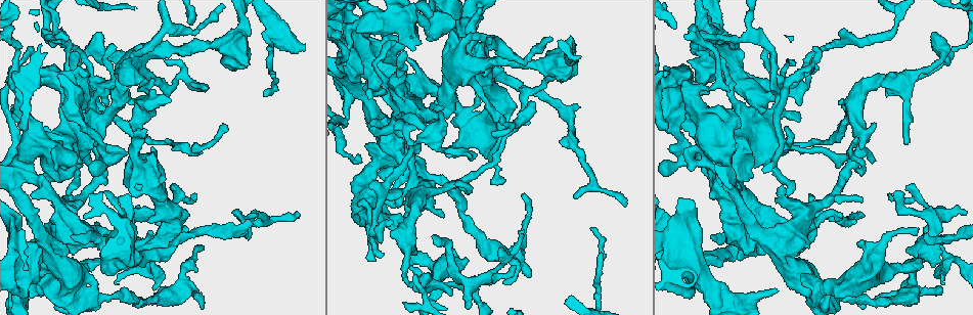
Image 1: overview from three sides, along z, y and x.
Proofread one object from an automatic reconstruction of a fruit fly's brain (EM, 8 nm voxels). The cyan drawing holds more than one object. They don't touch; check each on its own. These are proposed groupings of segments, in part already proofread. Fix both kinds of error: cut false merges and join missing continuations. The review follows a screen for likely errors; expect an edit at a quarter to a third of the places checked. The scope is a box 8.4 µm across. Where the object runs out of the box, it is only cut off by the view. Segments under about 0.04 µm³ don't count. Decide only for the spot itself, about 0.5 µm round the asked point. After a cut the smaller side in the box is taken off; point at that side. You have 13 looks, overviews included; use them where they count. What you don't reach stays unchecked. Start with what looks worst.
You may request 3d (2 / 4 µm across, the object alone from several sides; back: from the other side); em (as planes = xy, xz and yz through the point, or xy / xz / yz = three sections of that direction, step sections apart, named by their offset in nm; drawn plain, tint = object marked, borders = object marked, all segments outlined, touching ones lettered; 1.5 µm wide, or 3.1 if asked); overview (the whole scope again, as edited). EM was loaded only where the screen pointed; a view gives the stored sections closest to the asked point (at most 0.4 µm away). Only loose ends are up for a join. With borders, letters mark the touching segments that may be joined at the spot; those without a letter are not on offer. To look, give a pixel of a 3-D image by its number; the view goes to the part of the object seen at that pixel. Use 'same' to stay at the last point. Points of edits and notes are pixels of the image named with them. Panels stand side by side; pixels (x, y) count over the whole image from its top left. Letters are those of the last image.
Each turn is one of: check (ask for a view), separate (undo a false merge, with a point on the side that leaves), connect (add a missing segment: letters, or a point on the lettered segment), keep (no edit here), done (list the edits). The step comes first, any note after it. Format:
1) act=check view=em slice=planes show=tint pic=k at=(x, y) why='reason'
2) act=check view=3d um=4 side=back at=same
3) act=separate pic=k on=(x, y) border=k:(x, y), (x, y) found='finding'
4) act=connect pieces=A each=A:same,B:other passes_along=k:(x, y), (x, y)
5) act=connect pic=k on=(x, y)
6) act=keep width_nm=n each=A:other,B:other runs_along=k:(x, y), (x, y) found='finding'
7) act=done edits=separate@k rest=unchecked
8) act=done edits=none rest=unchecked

act=check view=3d um=4 pic=1 at=(573, 197) why='tapers out'

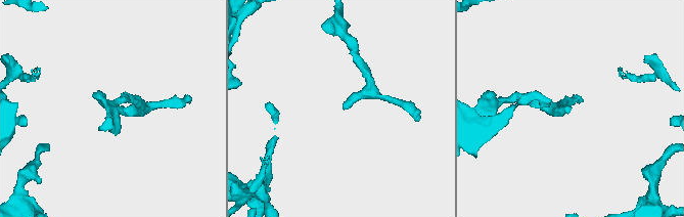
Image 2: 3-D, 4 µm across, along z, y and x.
act=check view=em slice=planes show=borders pic=2 at=(570, 109)

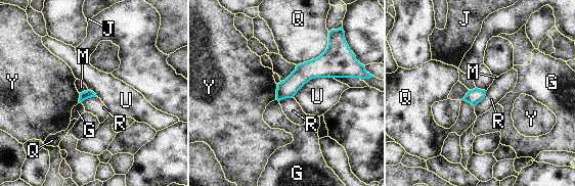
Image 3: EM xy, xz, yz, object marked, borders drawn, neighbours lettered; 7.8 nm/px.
act=keep each=G:other,J:other,M:other,Q:other,R:other,U:other,Y:other runs_along=3:(344, 75), (307, 71), (278, 97) found='no lettered segment goes on from it'

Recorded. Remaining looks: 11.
act=check view=3d um=2 pic=1 at=(904, 144) why='an open end'

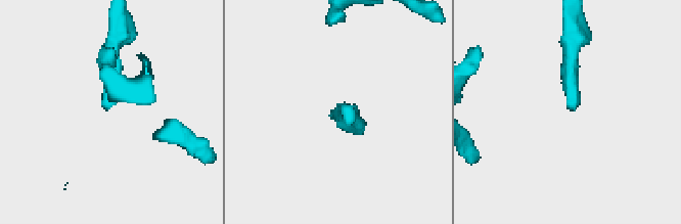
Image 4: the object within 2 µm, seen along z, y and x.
act=check view=em slice=planes show=borders pic=4 at=(106, 110)

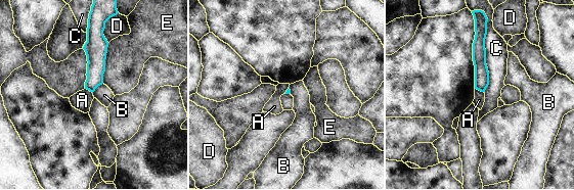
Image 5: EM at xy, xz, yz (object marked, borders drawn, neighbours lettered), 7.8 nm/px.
act=keep each=A:other,B:other,C:other,D:other,E:other runs_along=5:(95, 31), (95, 73), (91, 88) found='no lettered segment goes on from it'

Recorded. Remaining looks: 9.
act=check view=3d um=4 pic=1 at=(885, 95)

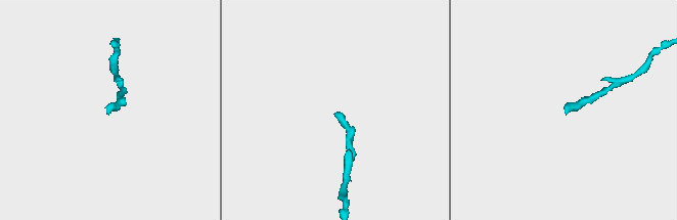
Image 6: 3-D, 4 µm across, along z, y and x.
act=check view=em slice=planes show=borders pic=6 at=(106, 112) why='shape alone is not enough'

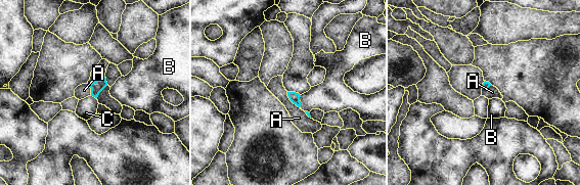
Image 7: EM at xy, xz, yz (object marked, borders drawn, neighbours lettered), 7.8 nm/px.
act=connect pieces=C each=A:other,B:other,C:same passes_along=7:(97, 86), (93, 96), (87, 107) found='the neuron continues'

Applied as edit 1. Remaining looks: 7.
act=check view=3d um=4 pic=1 at=(535, 103) why='branch stops here'

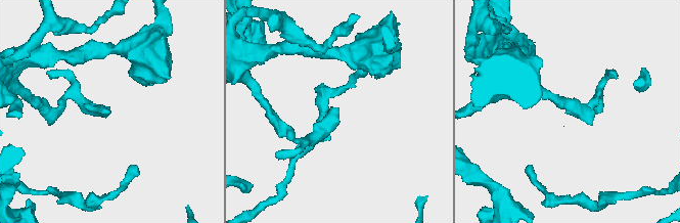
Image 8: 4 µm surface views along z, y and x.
act=check view=em slice=xy step=8 show=borders pic=8 at=(110, 110) why='need the tissue'

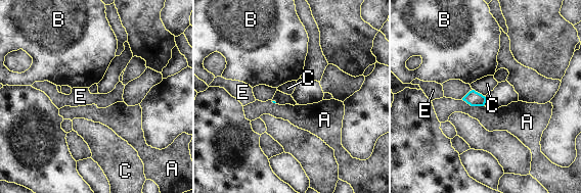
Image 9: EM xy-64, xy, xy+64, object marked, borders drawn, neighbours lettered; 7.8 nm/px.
act=keep each=A:other,B:other,C:other,E:other border=9:(473, 89), (484, 96) found='no lettered segment goes on from it'

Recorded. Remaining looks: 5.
act=check view=em slice=planes show=borders pic=1 at=(449, 296) why='branch stops here'

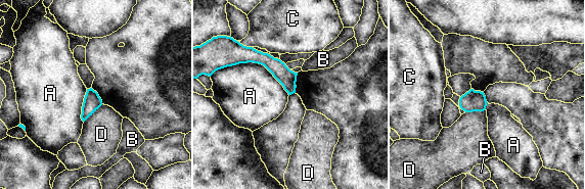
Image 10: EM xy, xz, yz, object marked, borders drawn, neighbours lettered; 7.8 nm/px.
act=keep width_nm=140 each=A:other,B:other,C:other,D:other runs_along=10:(242, 57), (266, 59), (293, 90) found='no lettered segment goes on from it'

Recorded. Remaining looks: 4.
act=done edits=connect@7 rest=unchecked

